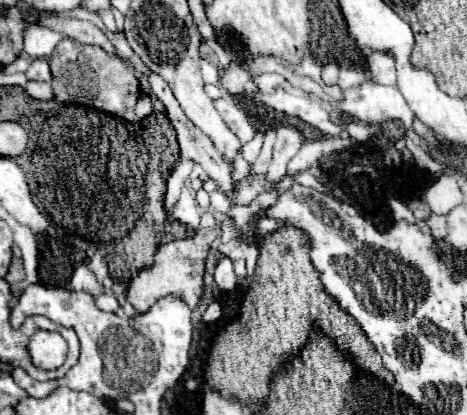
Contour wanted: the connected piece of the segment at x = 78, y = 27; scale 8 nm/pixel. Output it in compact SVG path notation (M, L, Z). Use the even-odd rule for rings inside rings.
M36 14L36 22L44 22L44 26L48 26L50 30L56 30L56 32L60 32L68 38L74 38L82 44L98 44L106 52L114 54L110 40L92 22L64 18L64 16L38 16L38 14Z

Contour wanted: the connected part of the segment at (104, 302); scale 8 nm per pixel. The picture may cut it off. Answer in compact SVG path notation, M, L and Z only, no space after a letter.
M102 292L100 296L96 296L96 306L100 306L100 310L104 310L104 312L116 312L120 308L116 296L108 294L108 292Z

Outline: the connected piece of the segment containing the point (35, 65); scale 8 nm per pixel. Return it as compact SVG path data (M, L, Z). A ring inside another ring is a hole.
M36 58L32 60L30 68L26 70L26 78L28 80L42 80L42 82L52 82L52 74L50 74L50 66L46 58Z

